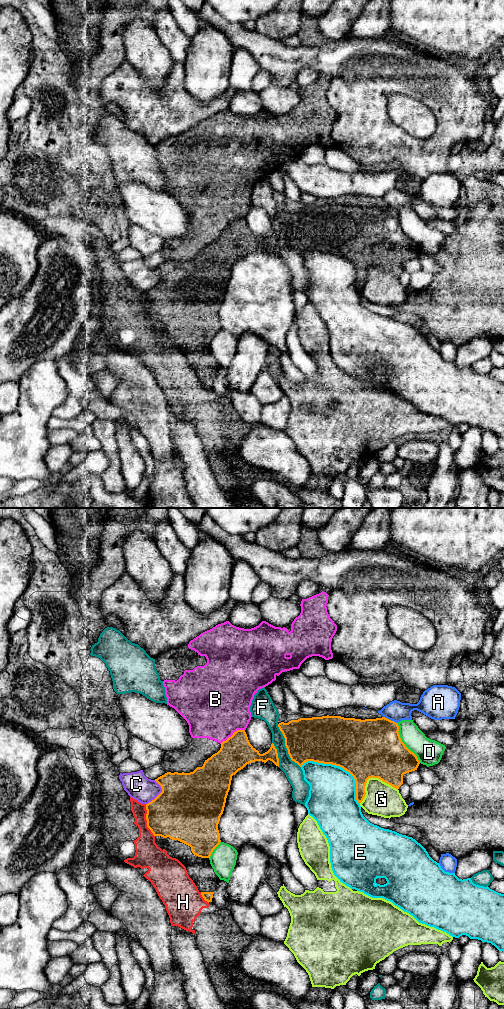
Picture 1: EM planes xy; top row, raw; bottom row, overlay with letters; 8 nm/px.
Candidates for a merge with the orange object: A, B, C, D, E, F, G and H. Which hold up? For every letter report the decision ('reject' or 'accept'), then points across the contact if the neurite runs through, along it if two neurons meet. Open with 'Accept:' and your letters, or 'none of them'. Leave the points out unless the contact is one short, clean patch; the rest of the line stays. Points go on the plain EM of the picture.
Accept: none of them
A: reject
B: reject; border along xy (244, 217), (238, 217), (220, 231)
C: reject
D: reject
E: reject
F: reject
G: reject
H: reject

